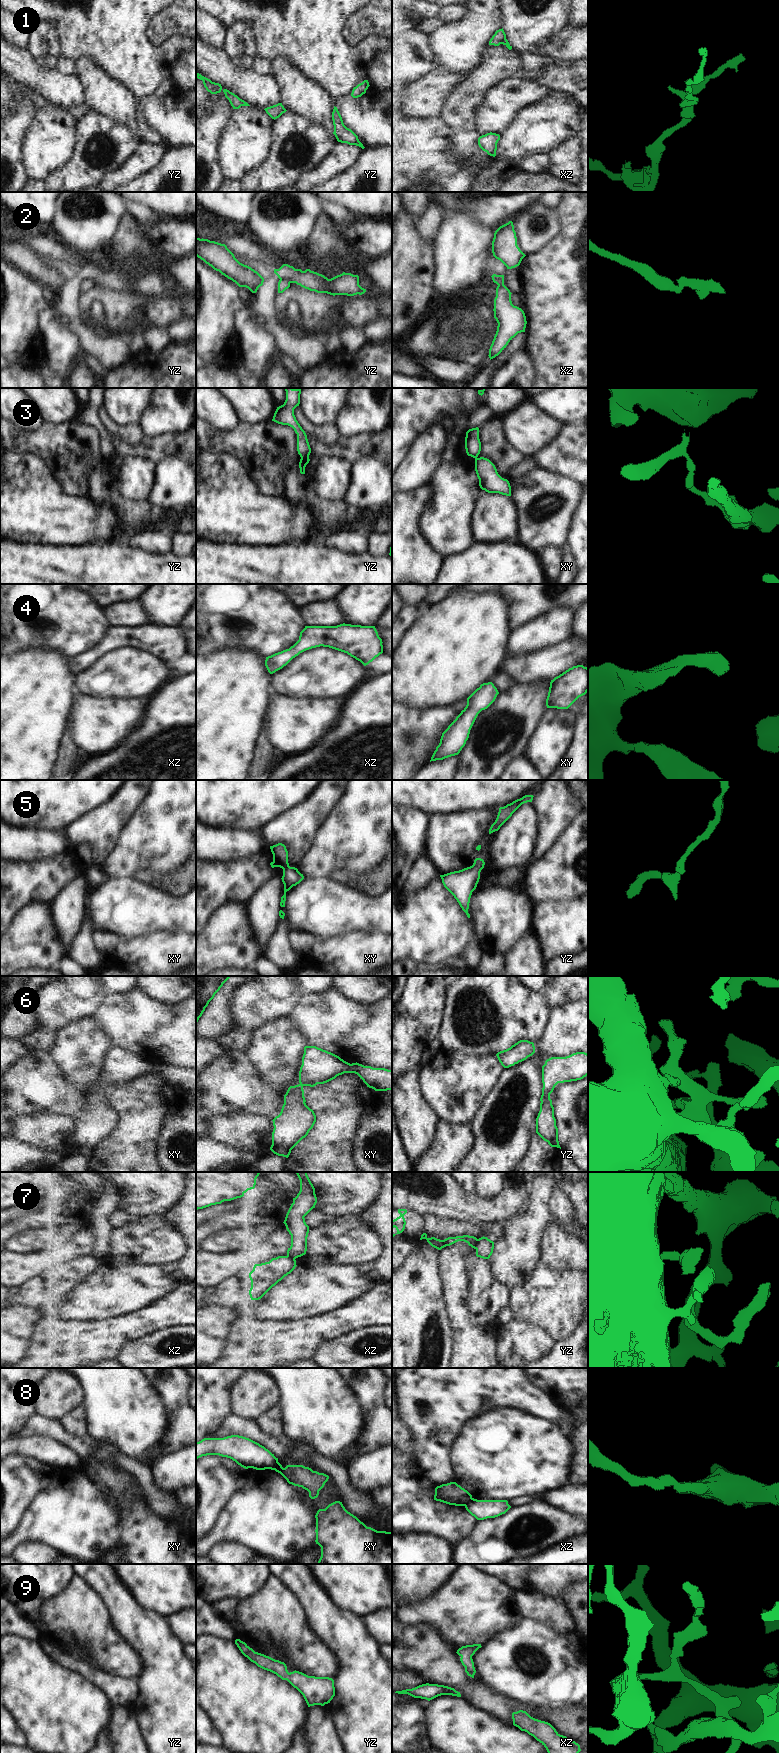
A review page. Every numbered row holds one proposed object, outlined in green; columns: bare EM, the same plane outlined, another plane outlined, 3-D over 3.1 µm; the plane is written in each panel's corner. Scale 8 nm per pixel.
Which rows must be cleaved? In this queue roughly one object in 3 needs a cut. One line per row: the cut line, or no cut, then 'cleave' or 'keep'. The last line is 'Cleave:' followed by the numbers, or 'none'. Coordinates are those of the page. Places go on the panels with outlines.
1: cut none; keep
2: cut yz (280, 278), (285, 278), (290, 282); cleave
3: cut yz (308, 457), (301, 459); cleave
4: cut none; keep
5: cut none; keep
6: cut none; keep
7: cut yz (478, 1239), (474, 1248); cleave
8: cut xy (277, 1461), (273, 1469); cleave
9: cut none; keep
Cleave: 2, 3, 7, 8

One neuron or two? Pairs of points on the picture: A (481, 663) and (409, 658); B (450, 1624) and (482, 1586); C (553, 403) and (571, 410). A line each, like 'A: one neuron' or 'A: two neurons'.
A: one neuron
B: one neuron
C: one neuron

